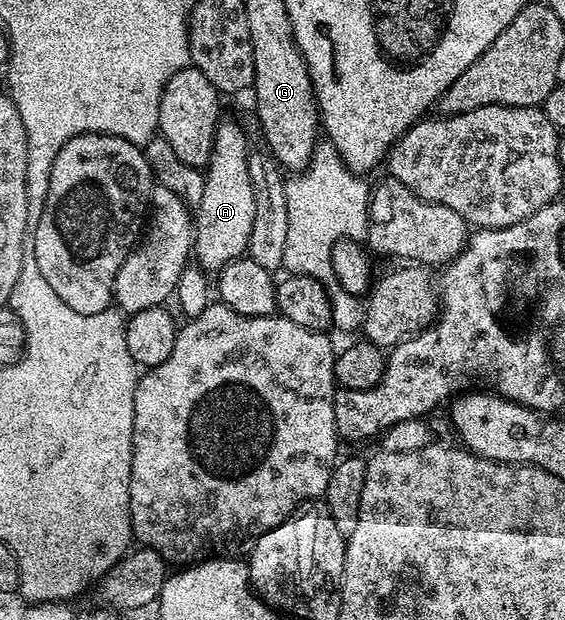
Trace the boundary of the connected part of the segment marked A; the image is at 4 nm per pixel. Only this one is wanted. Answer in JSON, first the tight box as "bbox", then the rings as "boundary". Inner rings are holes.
{"bbox":[194,120,254,271],"boundary":[[[221,120],[214,131],[212,150],[206,168],[203,170],[205,186],[202,201],[194,209],[194,261],[205,271],[219,271],[236,257],[245,256],[250,243],[250,231],[254,224],[254,186],[250,181],[248,157],[250,146],[244,129],[236,121]]]}

